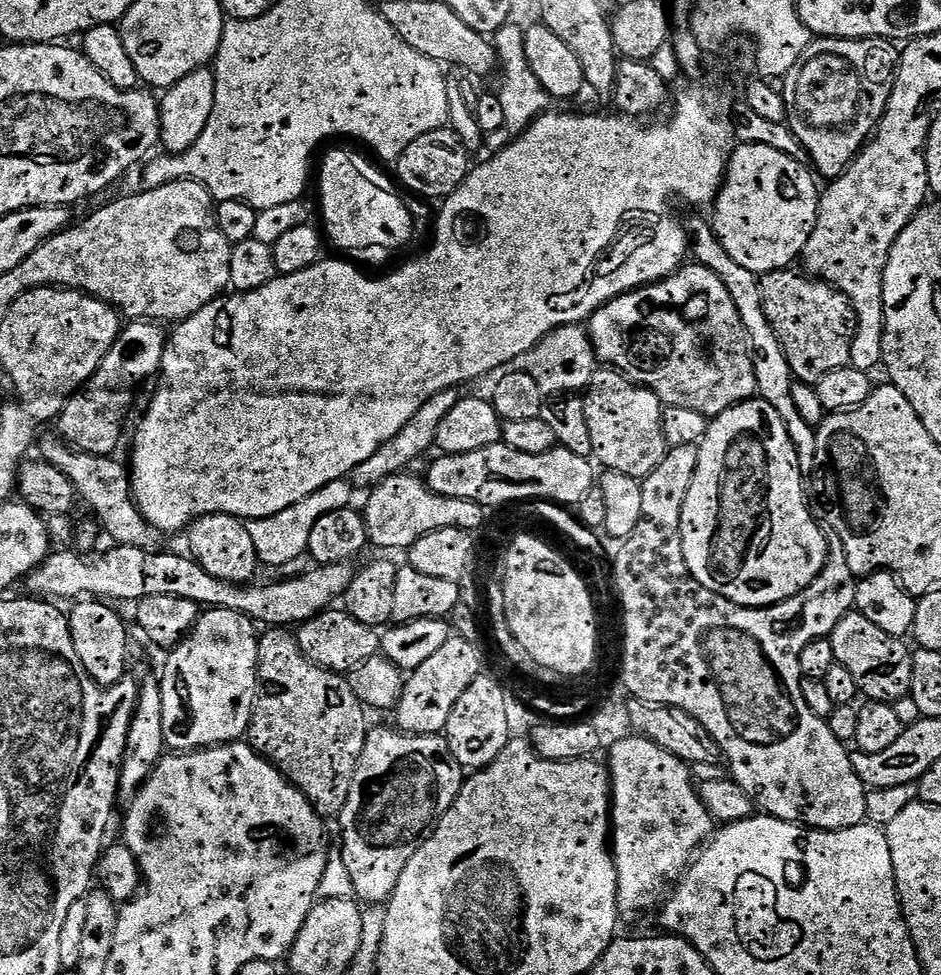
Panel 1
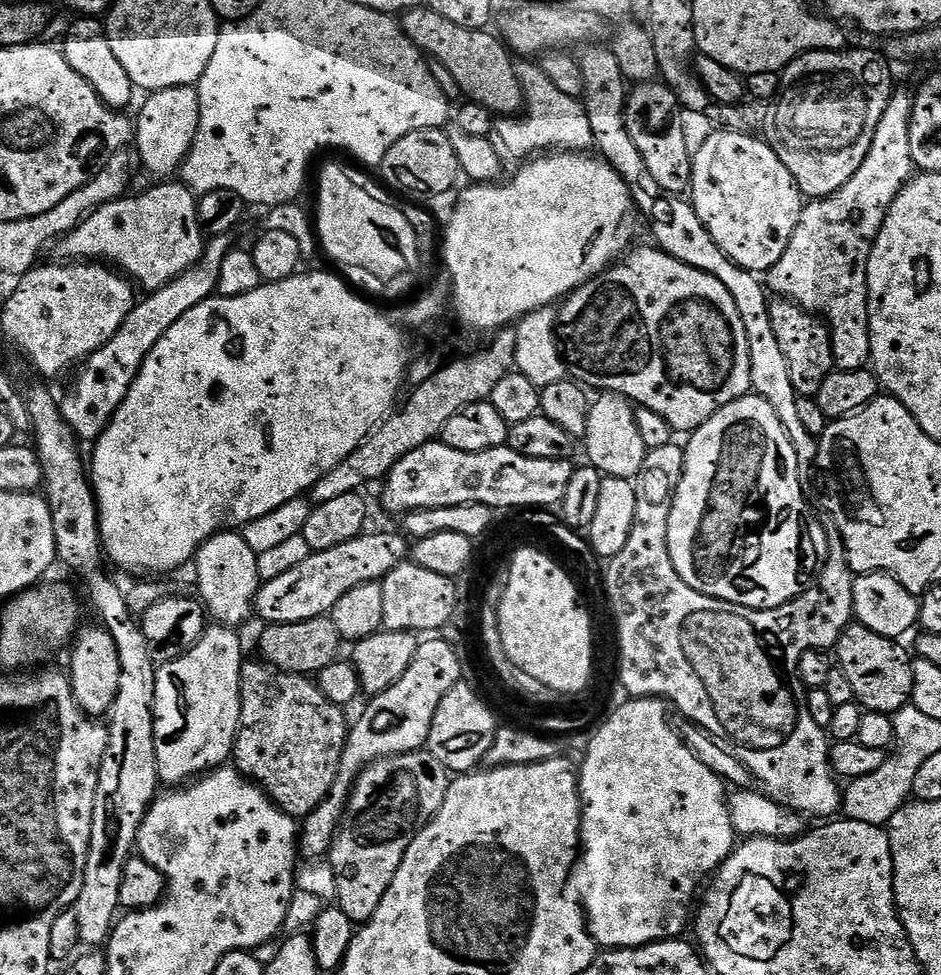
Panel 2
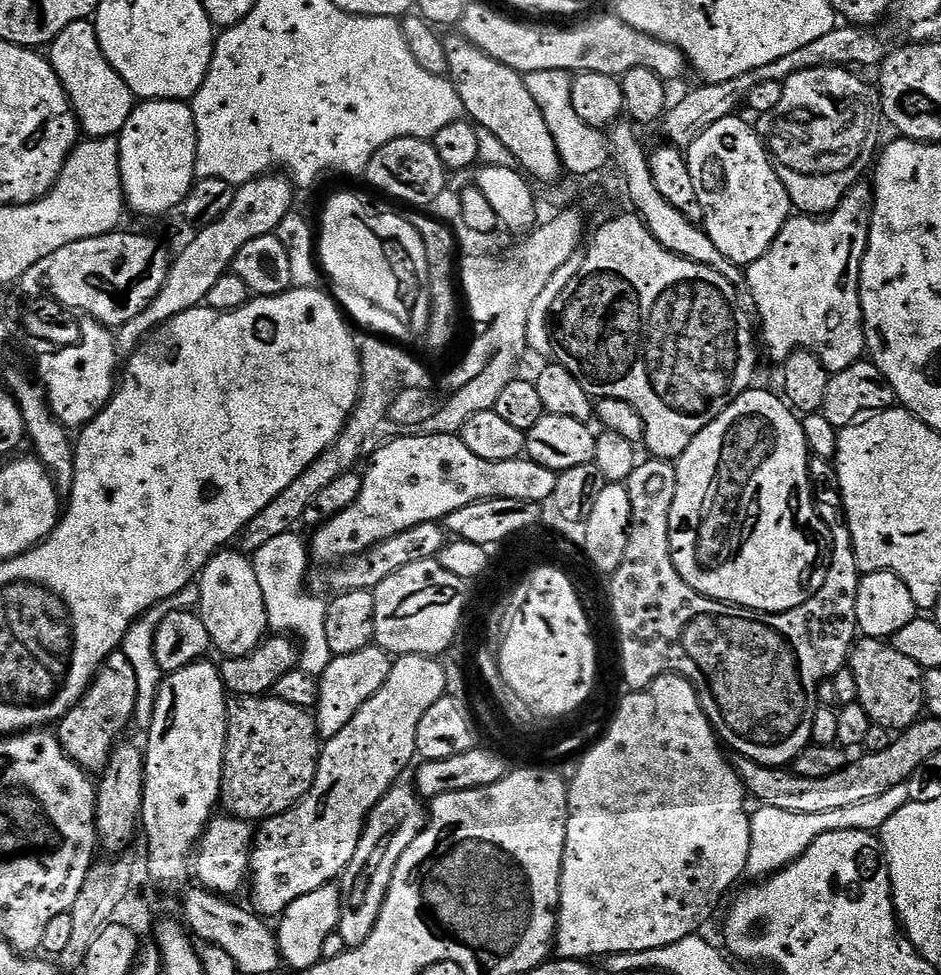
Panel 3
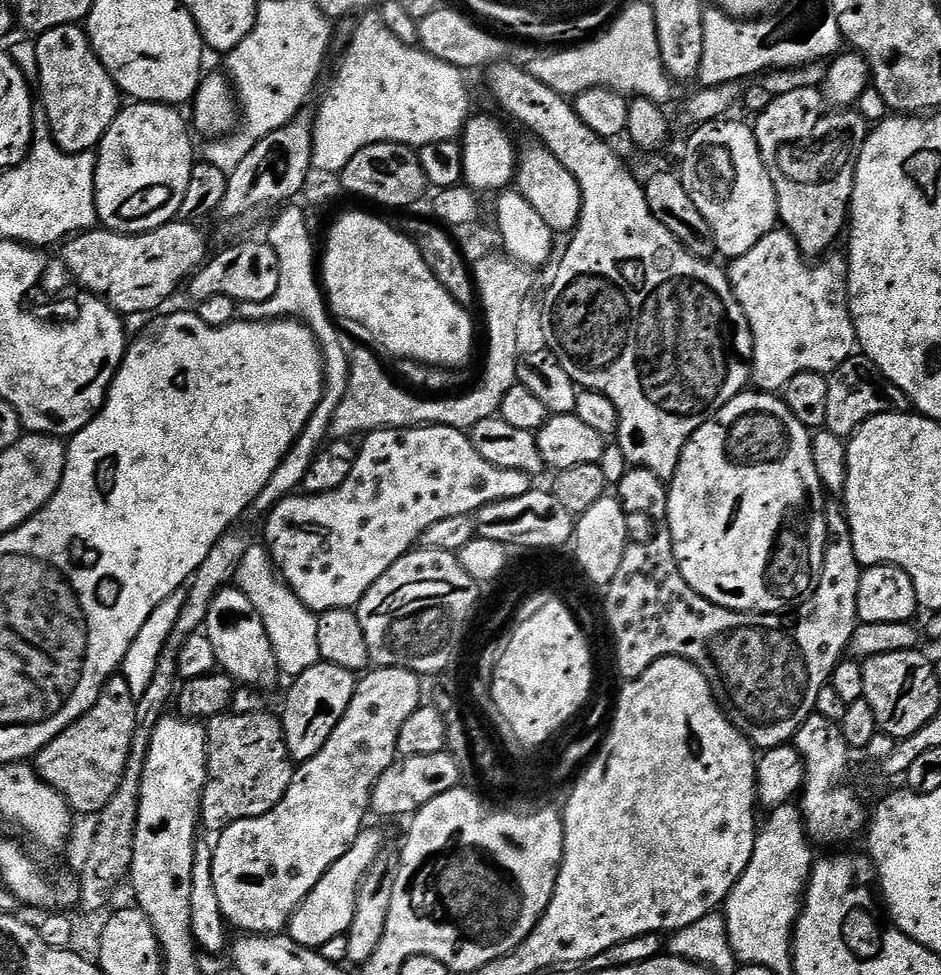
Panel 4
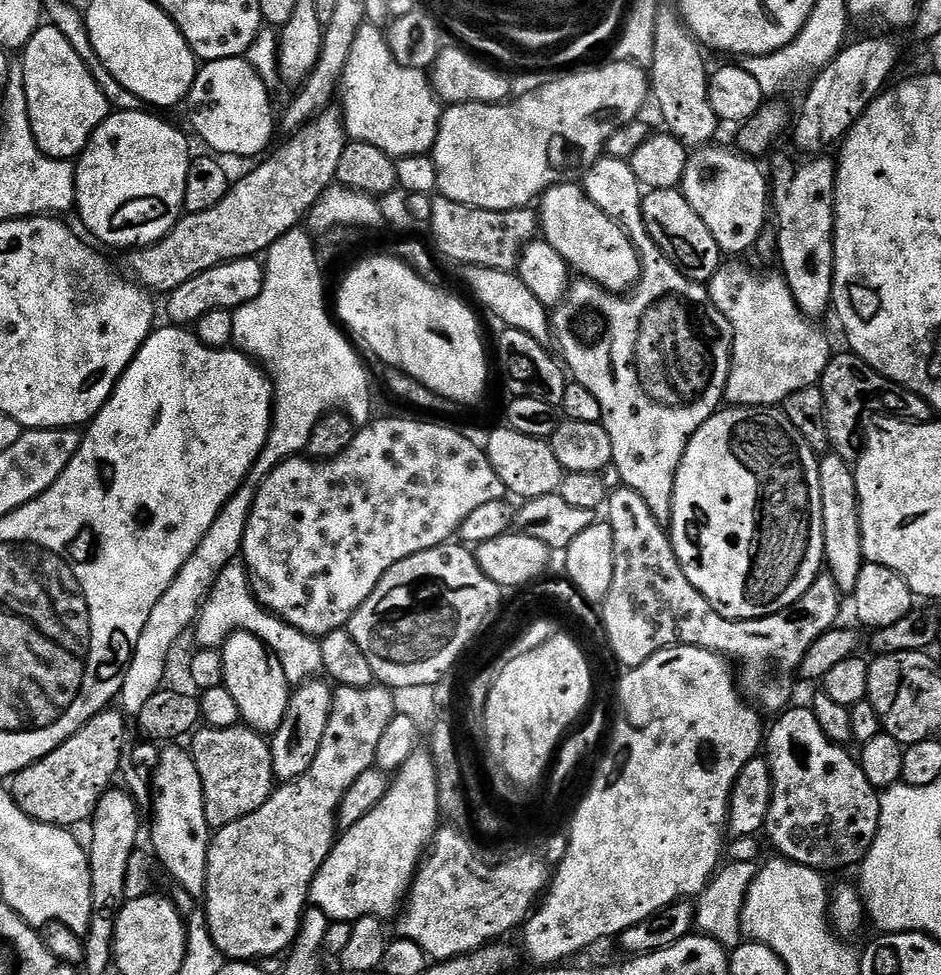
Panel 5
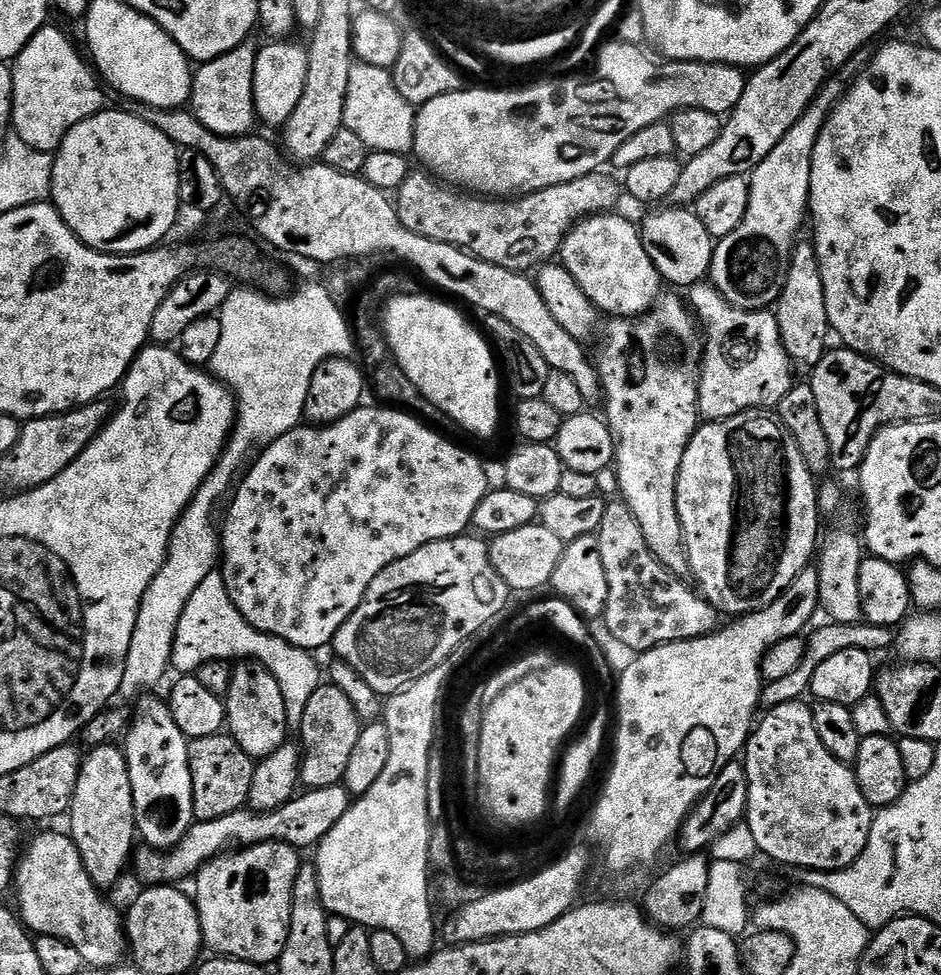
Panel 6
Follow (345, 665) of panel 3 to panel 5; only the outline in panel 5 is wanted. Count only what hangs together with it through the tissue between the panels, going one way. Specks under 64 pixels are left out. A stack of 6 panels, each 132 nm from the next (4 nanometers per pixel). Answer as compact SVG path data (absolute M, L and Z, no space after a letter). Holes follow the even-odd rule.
M313 678L289 695L286 718L282 718L282 726L278 726L278 730L270 736L272 774L277 781L296 780L310 770L310 762L314 762L314 754L318 754L318 746L322 746L326 722L330 720L333 691L333 685L327 679Z

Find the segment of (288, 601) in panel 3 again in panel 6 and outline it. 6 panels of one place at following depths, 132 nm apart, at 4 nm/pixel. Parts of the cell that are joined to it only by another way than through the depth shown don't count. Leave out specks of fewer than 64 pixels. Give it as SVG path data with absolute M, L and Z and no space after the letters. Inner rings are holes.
M217 570L206 574L206 579L198 585L198 590L194 590L190 602L186 602L186 610L182 610L182 618L178 618L178 630L174 634L174 646L172 647L171 667L175 671L177 668L177 673L180 674L195 674L206 662L215 660L260 664L278 682L282 698L286 702L286 718L289 725L296 726L299 725L302 714L306 714L306 706L310 703L310 697L314 695L314 690L318 690L322 683L322 668L320 672L320 668L312 656L315 655L307 648L296 648L282 638L259 632L257 628L250 626L250 622L246 622L246 618L242 618L242 614L230 602L224 575Z

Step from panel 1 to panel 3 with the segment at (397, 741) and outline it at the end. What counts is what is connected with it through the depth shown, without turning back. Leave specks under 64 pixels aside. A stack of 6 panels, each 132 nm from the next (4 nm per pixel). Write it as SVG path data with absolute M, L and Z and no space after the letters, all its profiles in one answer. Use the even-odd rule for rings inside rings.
M412 786L400 787L391 788L368 815L368 820L364 823L364 833L358 842L358 850L354 850L354 858L339 881L342 907L338 935L342 938L345 949L362 946L362 942L370 938L378 922L378 914L384 905L388 887L394 878L398 858L406 854L410 842L418 838L428 822L430 812L420 793Z

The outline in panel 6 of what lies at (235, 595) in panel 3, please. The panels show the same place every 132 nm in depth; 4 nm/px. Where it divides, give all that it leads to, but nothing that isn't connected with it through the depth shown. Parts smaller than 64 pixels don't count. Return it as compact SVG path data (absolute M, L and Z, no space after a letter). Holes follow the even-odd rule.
M244 662L233 671L226 697L226 728L238 746L253 758L274 754L289 739L286 702L278 682L262 665Z

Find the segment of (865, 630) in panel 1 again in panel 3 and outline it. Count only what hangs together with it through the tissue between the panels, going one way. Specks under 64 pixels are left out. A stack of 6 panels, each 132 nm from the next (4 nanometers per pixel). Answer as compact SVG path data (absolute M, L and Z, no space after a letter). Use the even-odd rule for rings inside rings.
M857 639L852 645L850 667L858 682L858 702L870 714L873 725L889 730L903 730L921 719L924 707L925 669L898 654L888 640Z

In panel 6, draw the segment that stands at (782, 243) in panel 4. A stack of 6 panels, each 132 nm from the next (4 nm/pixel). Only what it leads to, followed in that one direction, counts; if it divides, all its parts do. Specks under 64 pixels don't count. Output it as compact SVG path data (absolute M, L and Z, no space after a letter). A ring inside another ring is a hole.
M711 282L687 289L686 300L702 329L704 358L700 362L700 415L705 421L725 420L743 412L772 410L790 394L794 365L782 346L778 322L771 311L738 310L718 294Z

